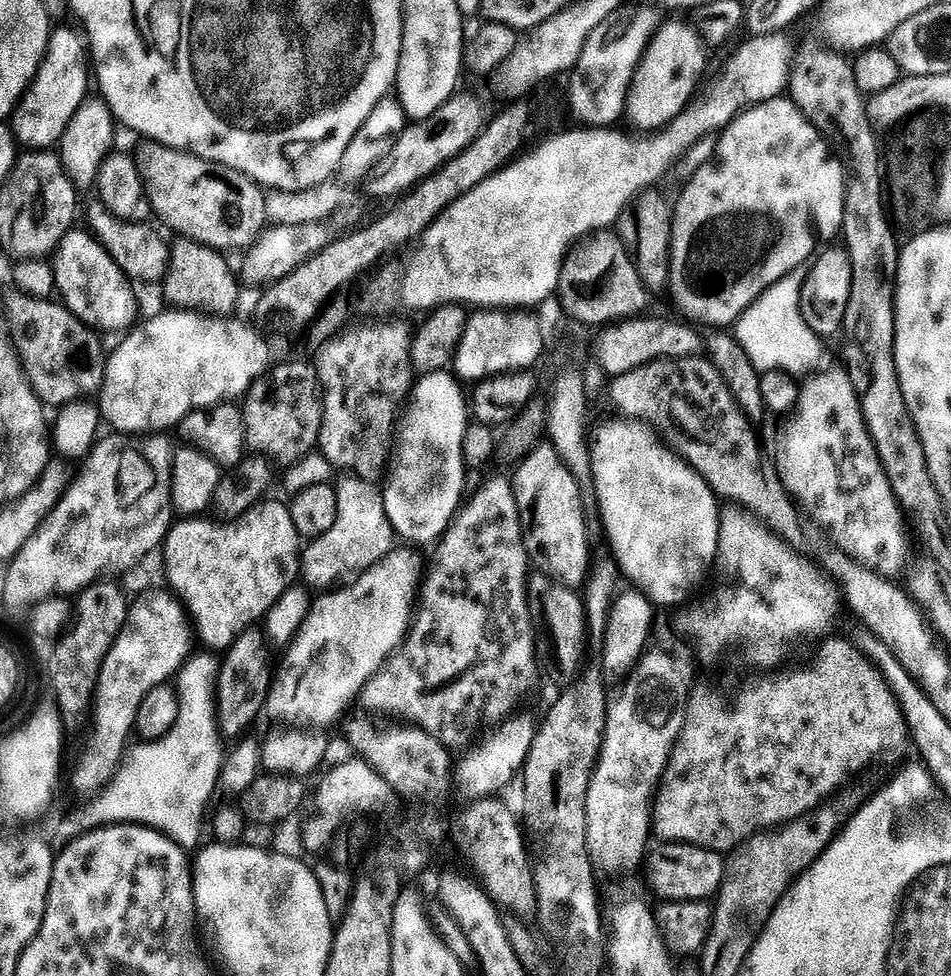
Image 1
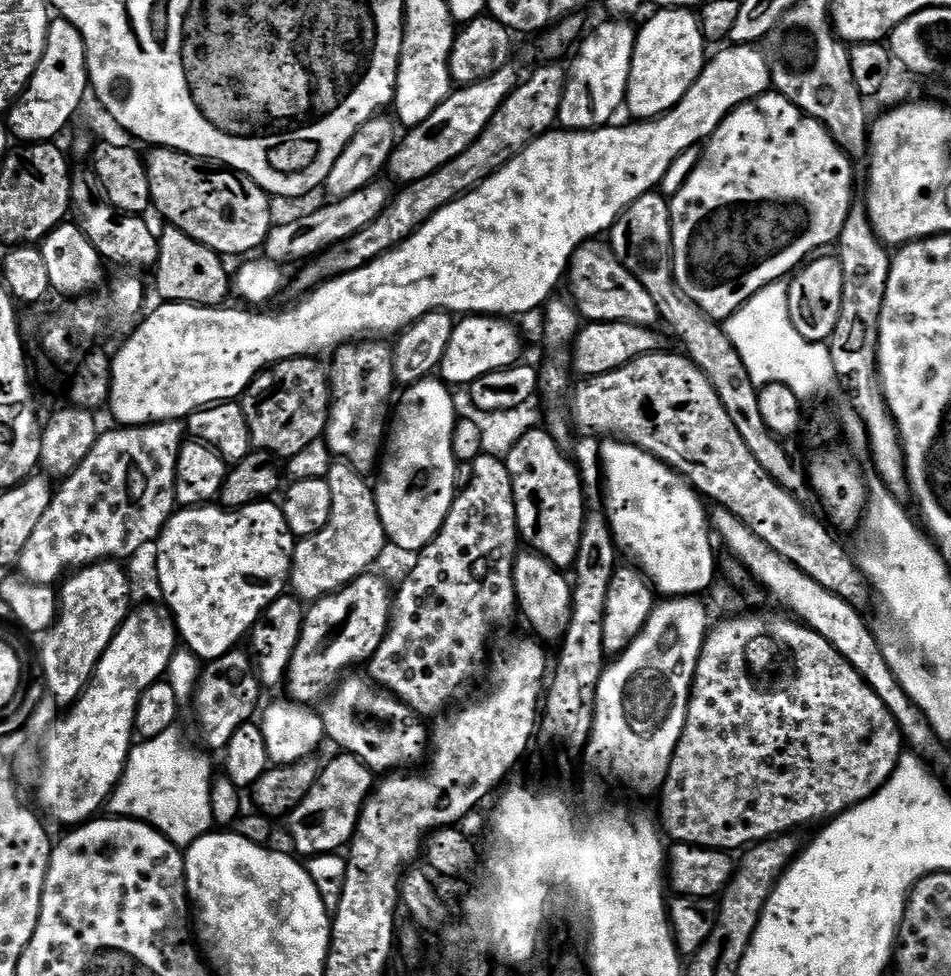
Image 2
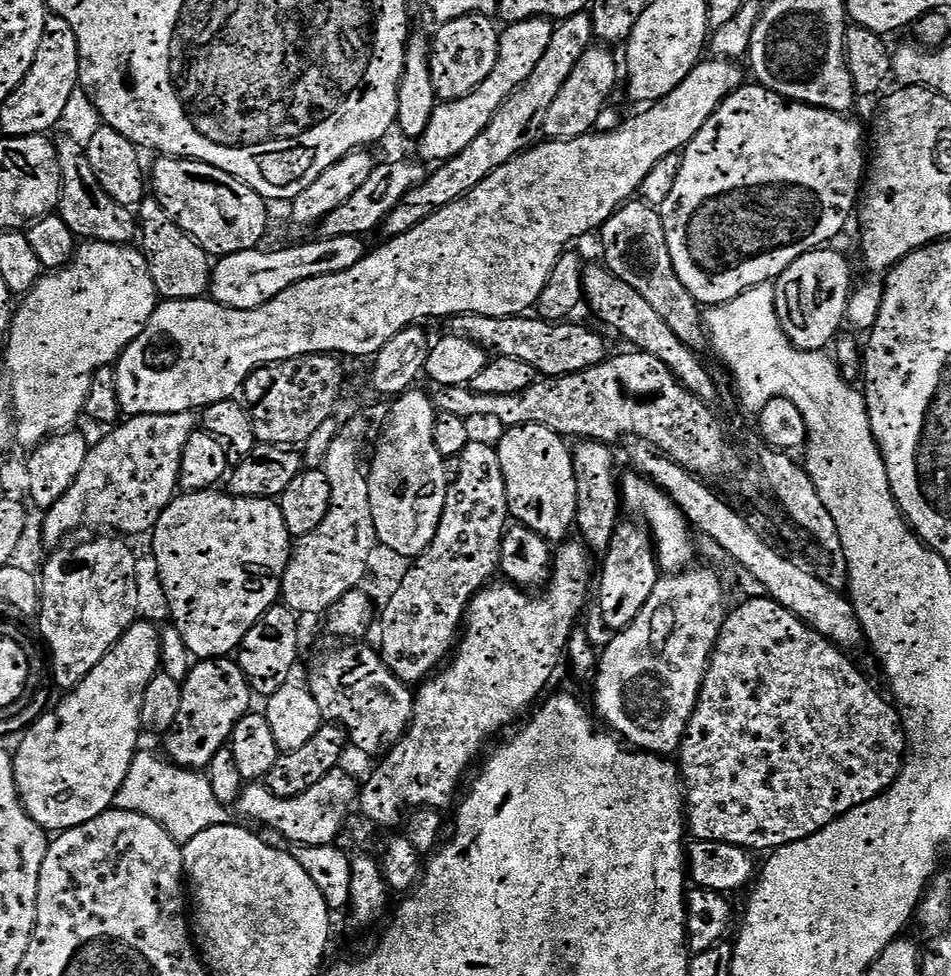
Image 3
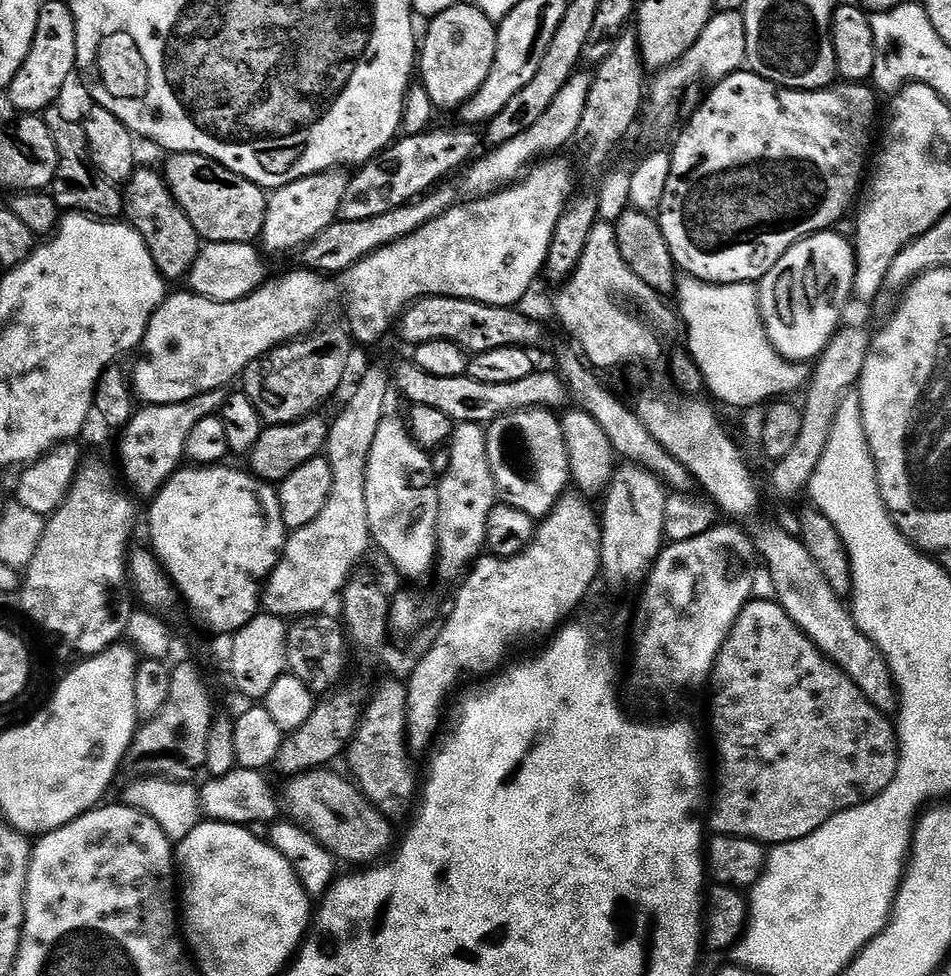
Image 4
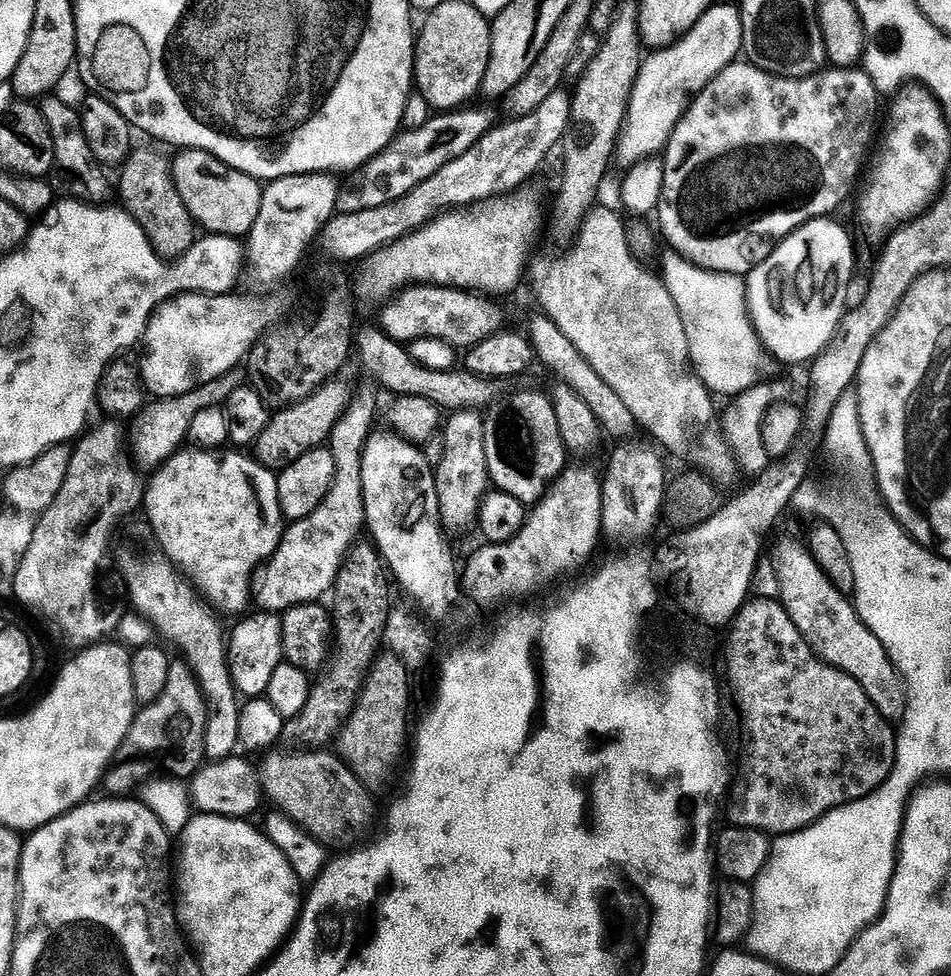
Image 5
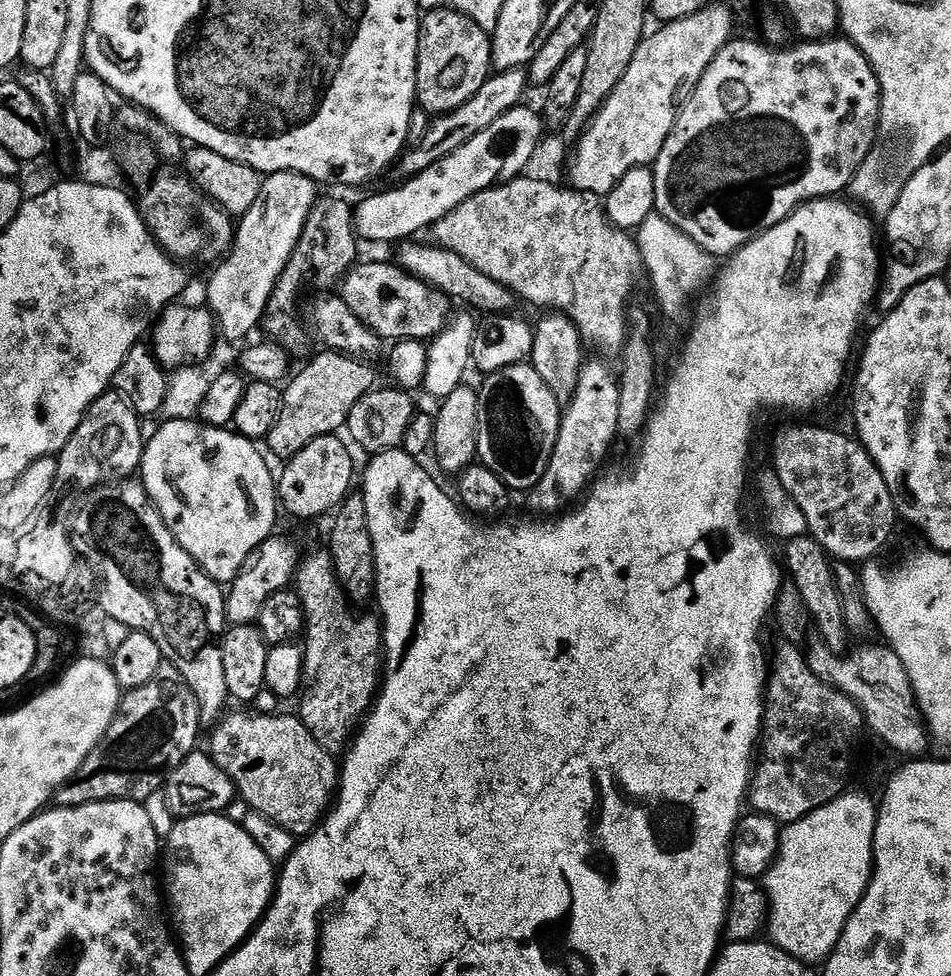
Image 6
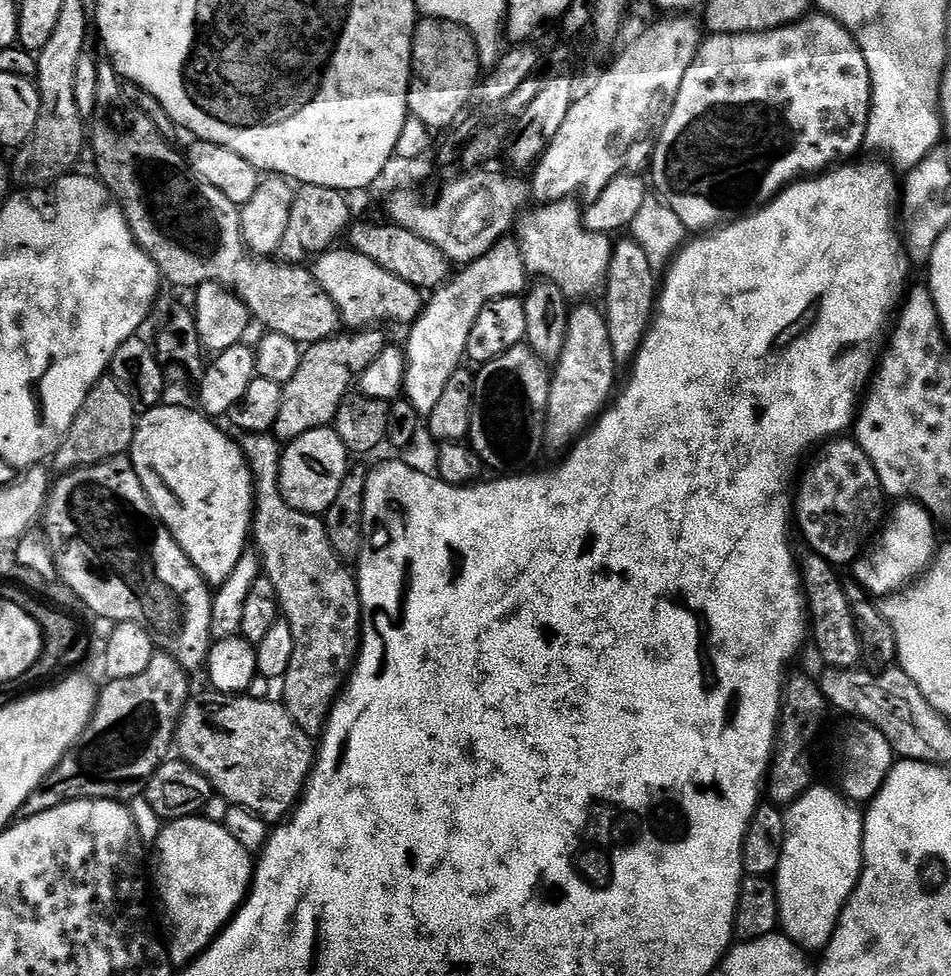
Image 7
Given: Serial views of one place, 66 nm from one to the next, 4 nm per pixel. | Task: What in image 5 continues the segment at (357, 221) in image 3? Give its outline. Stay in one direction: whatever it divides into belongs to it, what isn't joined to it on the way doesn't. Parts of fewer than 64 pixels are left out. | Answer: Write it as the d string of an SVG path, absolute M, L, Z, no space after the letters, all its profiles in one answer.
M472 107L433 115L421 129L401 131L388 147L355 173L356 181L341 191L339 211L349 216L358 210L374 210L374 206L398 202L398 198L406 198L410 190L422 186L426 178L434 178L442 166L466 154L498 123L498 117L490 109Z

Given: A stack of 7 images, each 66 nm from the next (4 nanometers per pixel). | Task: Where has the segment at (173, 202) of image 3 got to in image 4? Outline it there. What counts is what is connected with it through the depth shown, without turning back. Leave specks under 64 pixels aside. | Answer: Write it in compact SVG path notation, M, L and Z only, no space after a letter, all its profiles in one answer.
M178 152L169 155L167 159L168 165L162 168L162 175L167 180L168 189L172 191L172 196L178 202L178 206L184 211L186 218L190 218L194 230L198 230L201 241L209 244L246 245L261 239L268 209L268 196L265 189L226 170L226 166L193 152Z

